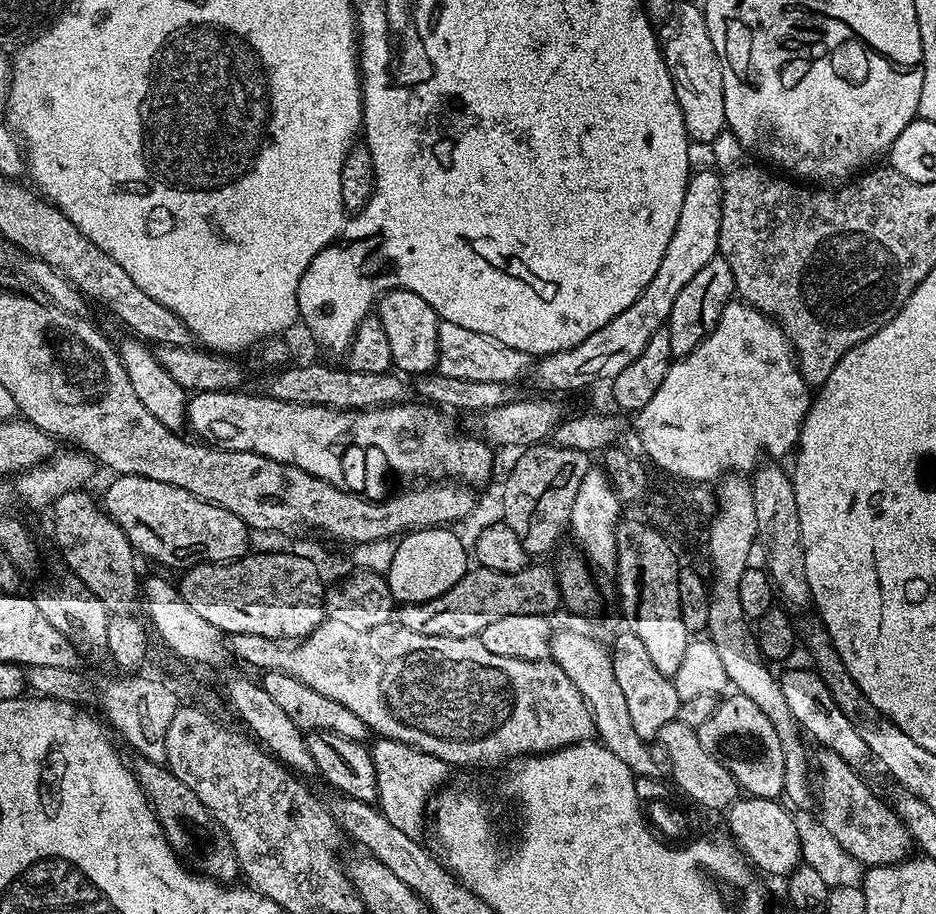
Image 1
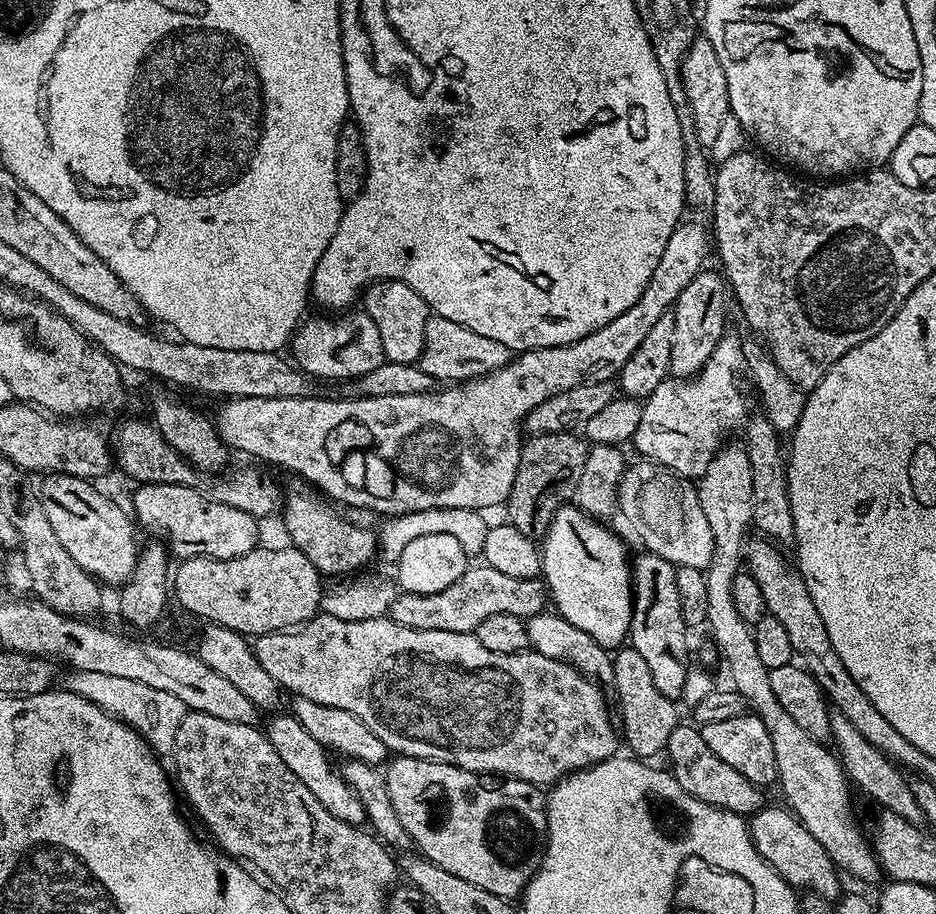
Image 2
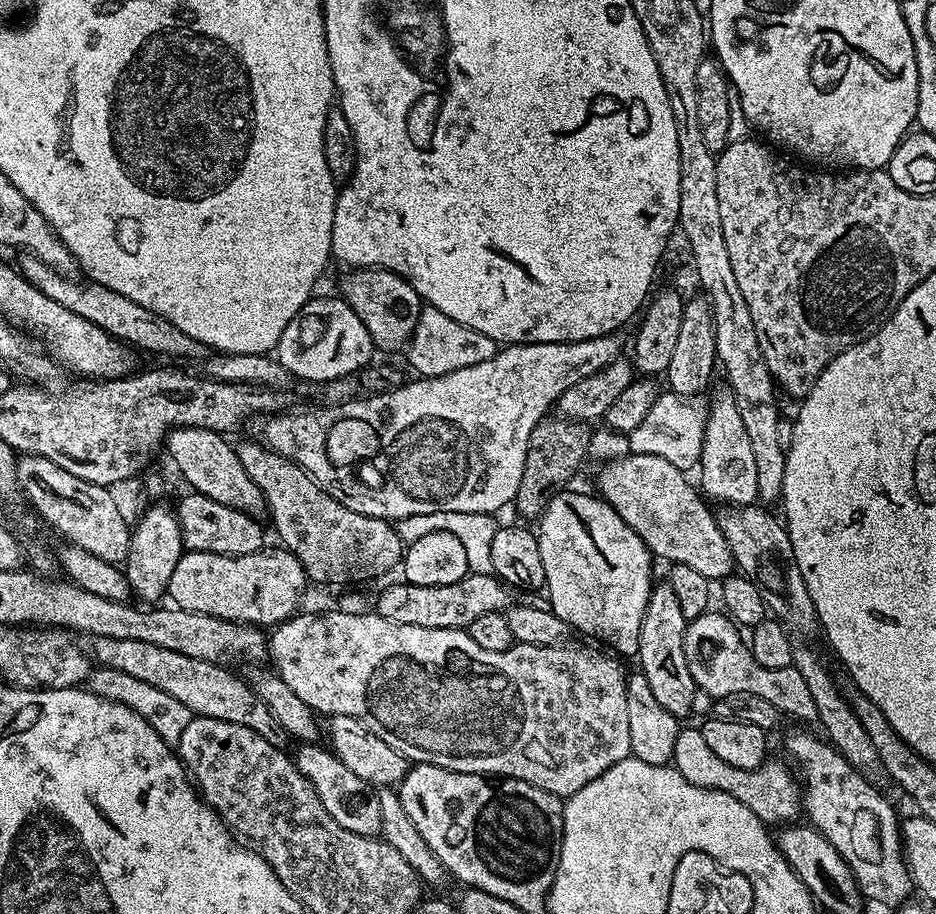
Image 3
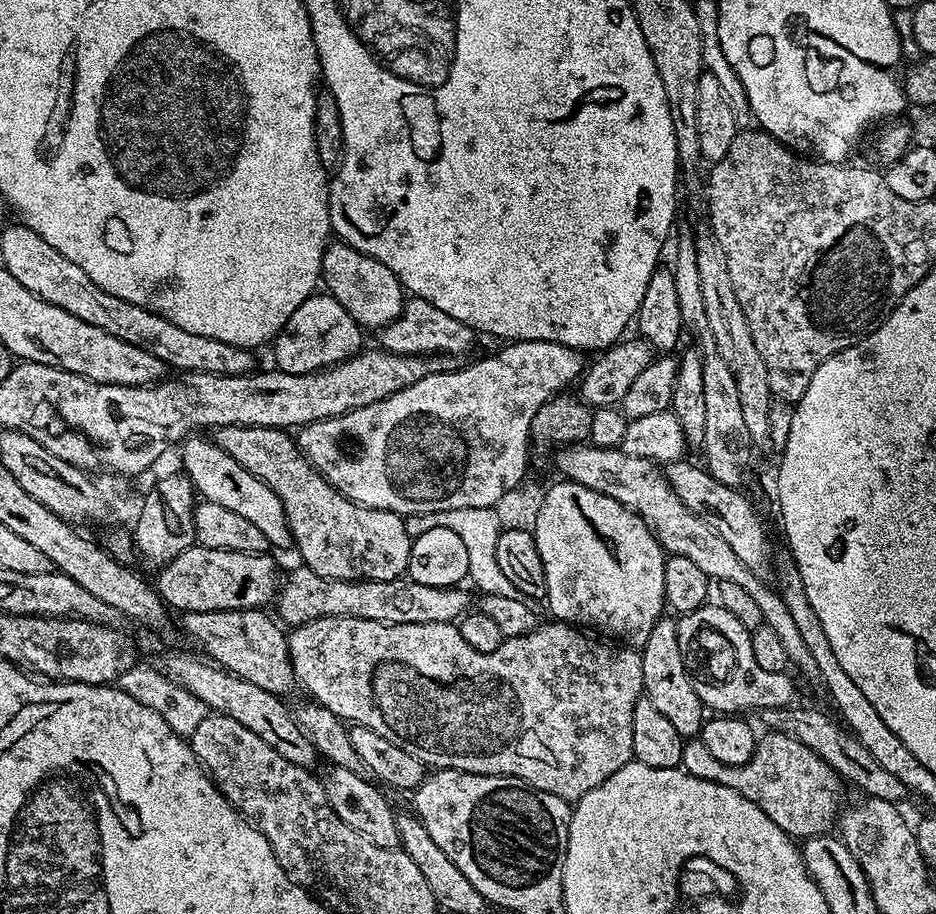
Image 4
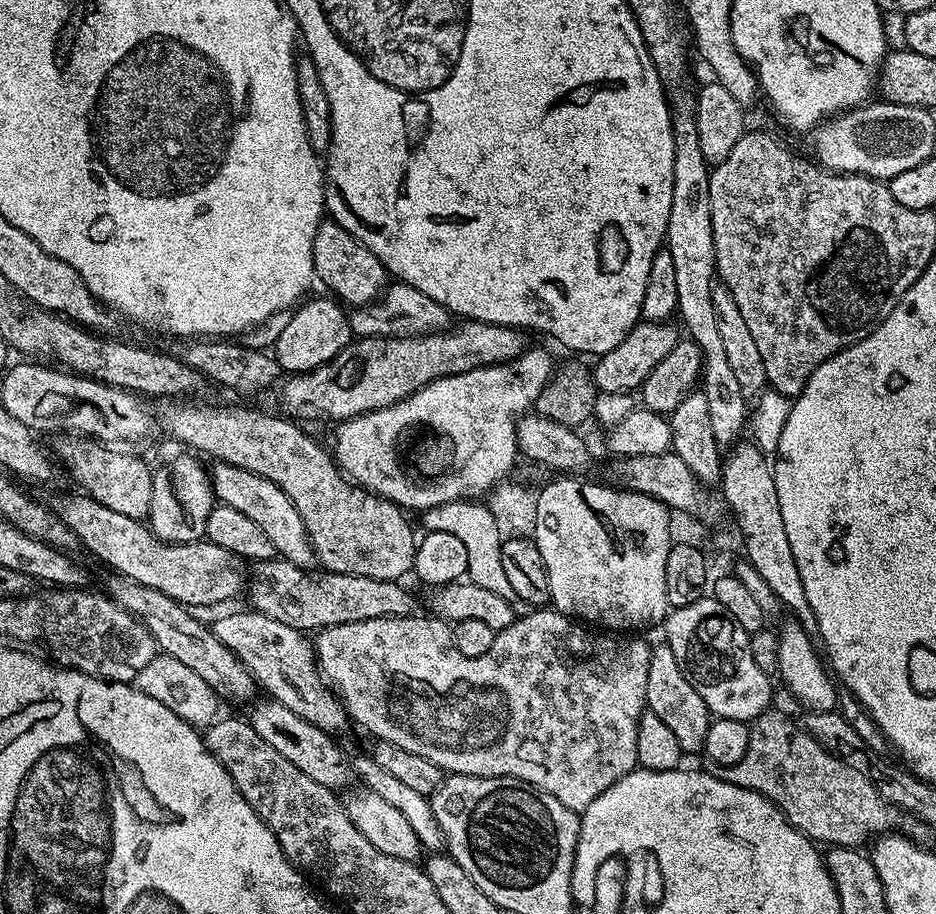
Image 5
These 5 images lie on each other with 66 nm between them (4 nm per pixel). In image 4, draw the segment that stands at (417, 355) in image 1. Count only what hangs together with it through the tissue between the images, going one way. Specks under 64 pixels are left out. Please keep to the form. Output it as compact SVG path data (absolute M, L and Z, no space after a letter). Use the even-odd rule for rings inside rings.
M343 242L329 243L324 249L322 266L320 267L322 284L327 295L332 296L338 302L342 302L342 310L350 314L360 323L361 329L379 330L386 327L390 321L396 320L406 303L406 293L400 280L382 262L354 250Z

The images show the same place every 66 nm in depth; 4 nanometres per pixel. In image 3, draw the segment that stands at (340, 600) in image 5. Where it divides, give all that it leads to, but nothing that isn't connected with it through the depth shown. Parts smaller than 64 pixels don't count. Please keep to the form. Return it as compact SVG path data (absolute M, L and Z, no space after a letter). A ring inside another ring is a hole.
M477 572L467 574L460 581L452 582L450 585L422 586L407 582L400 584L388 584L380 592L376 600L374 611L376 615L386 618L392 624L402 626L430 626L431 628L463 628L465 630L474 622L474 618L480 617L487 612L504 612L509 607L509 589L495 575L483 576Z

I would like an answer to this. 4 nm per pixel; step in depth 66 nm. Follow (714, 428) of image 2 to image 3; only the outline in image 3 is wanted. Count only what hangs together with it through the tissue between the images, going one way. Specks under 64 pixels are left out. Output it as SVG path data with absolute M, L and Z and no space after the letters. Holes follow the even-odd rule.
M668 390L657 395L654 406L642 418L642 423L628 433L630 442L630 453L654 454L658 458L666 458L670 466L678 466L685 470L695 469L700 462L702 444L704 442L704 423L706 421L706 408L700 402L676 396Z

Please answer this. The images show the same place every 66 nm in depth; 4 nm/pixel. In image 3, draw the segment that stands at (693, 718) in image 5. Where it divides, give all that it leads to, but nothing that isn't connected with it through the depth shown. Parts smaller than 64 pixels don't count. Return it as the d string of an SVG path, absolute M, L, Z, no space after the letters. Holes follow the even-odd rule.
M667 582L657 583L650 594L650 602L646 606L642 622L638 668L646 674L646 682L650 682L654 699L678 718L684 718L684 715L692 712L694 694L698 690L690 674L690 666L686 666L685 627L686 621L682 609L678 607L678 598L674 595L674 590L670 590Z

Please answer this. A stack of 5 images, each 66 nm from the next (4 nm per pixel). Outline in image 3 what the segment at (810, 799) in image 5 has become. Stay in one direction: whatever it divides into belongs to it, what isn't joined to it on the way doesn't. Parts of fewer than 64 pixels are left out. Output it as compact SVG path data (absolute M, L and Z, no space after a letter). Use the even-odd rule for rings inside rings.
M684 726L678 734L678 742L674 742L672 764L678 770L678 774L686 778L686 782L710 790L720 790L722 794L730 794L730 798L738 798L738 802L750 806L750 810L754 810L754 814L758 814L758 818L765 824L776 826L781 822L795 821L792 819L798 814L801 815L802 788L793 769L787 763L779 764L772 759L765 759L763 764L749 772L738 766L730 766L730 762L722 762L722 758L718 758L718 754L714 754L714 750L706 746L706 738L699 727Z

